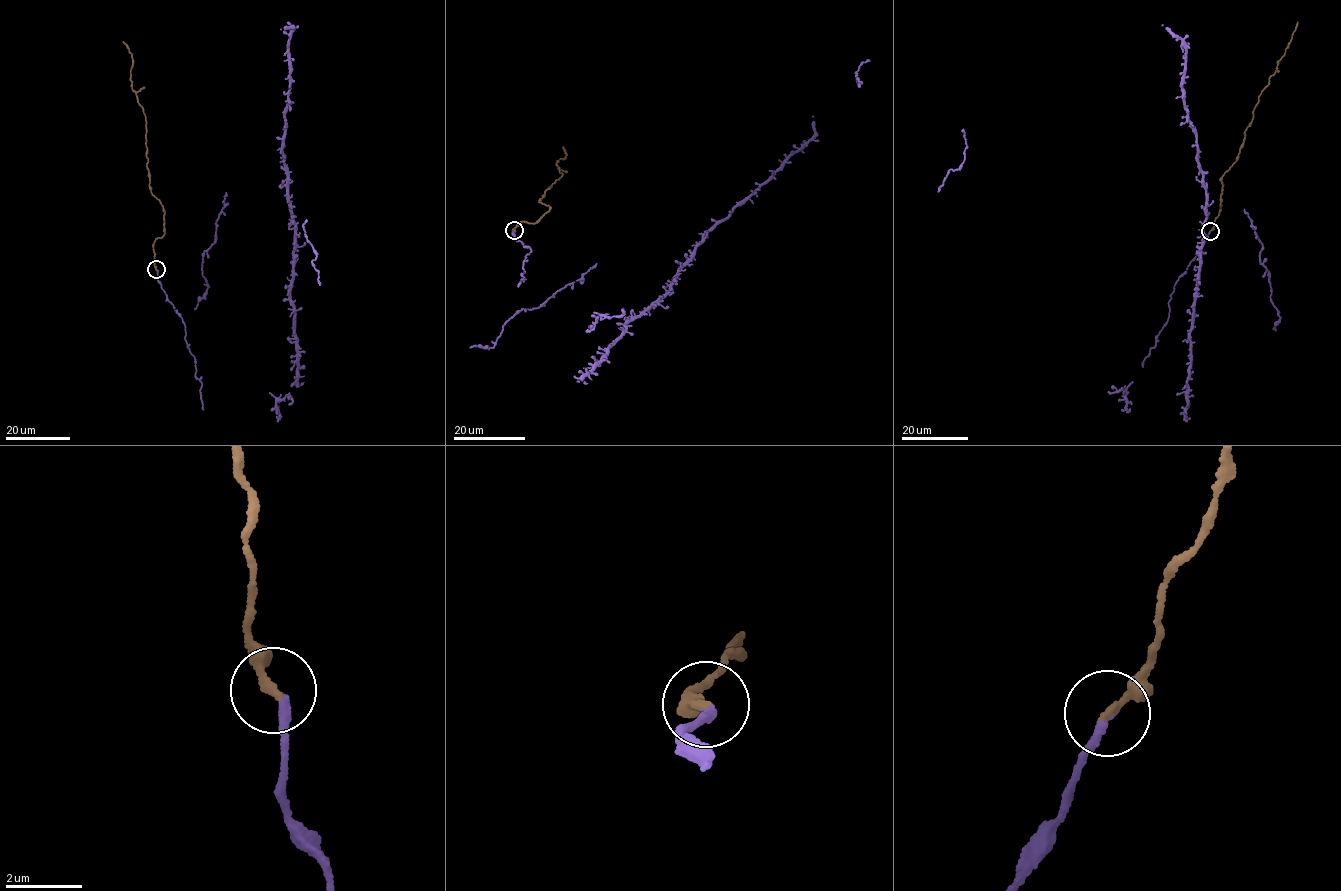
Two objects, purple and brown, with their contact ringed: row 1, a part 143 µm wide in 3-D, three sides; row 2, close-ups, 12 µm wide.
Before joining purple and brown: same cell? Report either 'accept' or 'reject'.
accept

